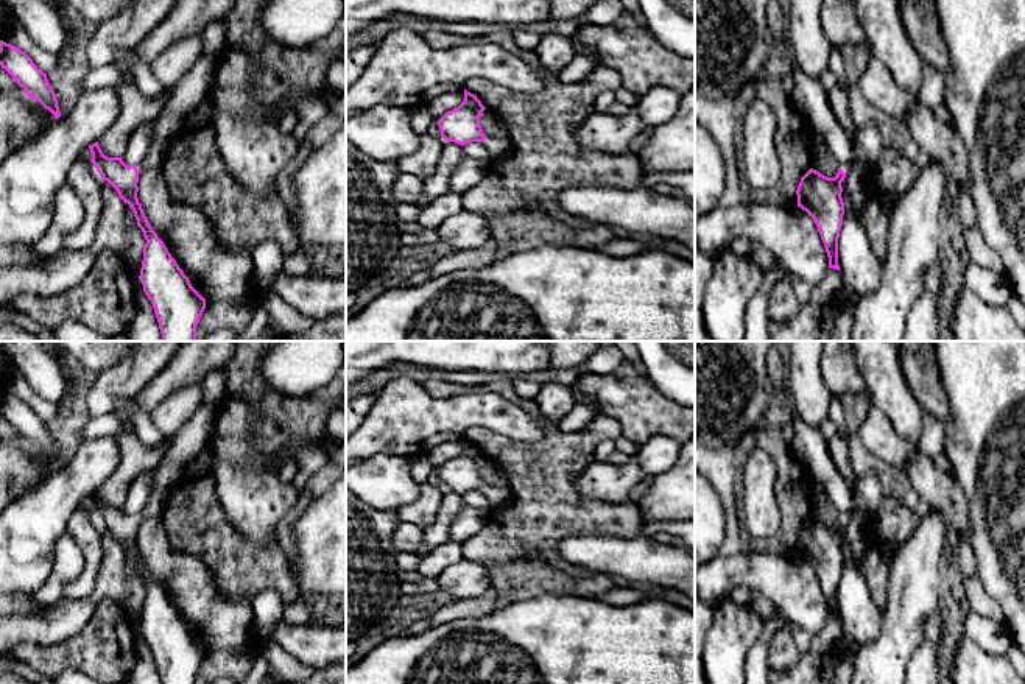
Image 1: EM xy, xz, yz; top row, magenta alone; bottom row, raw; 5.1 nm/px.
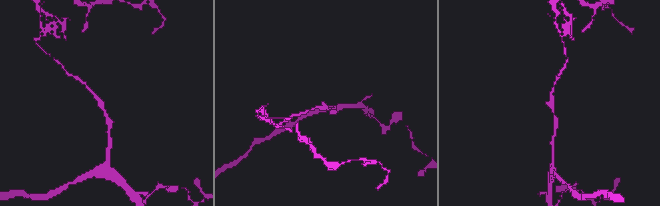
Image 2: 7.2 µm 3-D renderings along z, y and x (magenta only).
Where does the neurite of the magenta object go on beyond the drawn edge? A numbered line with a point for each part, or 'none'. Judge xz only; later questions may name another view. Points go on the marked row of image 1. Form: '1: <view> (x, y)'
1: xz (497, 148)

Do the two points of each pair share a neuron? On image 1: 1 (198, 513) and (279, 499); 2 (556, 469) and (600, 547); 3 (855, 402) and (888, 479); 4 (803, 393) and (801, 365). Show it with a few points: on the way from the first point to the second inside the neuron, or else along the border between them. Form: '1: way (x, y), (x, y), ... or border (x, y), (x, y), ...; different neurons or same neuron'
1: border (212, 475), (226, 519), (245, 538); different neurons
2: border (630, 539), (605, 535), (570, 535), (558, 544); different neurons
3: way (854, 421), (854, 443), (870, 460); same neuron
4: way (803, 387), (803, 371); same neuron

